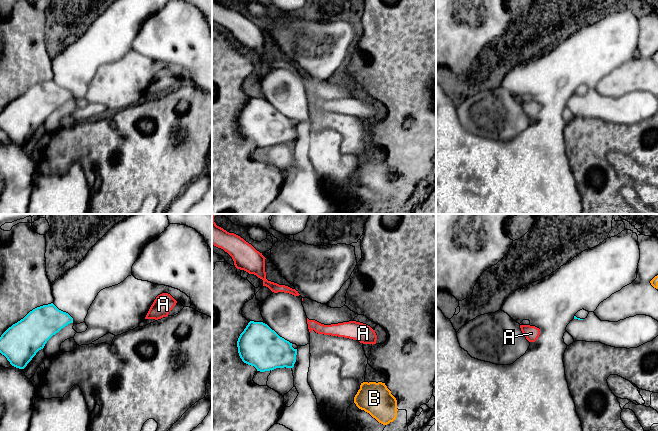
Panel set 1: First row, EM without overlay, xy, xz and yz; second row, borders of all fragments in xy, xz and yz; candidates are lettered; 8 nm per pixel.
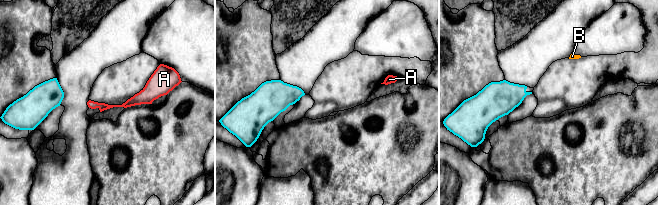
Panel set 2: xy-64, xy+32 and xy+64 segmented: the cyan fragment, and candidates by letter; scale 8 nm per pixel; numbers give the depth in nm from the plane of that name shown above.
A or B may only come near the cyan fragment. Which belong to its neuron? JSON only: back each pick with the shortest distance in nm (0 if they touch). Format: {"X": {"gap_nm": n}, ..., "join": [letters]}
{"B": {"gap_nm": 550}, "join": ["B"]}

